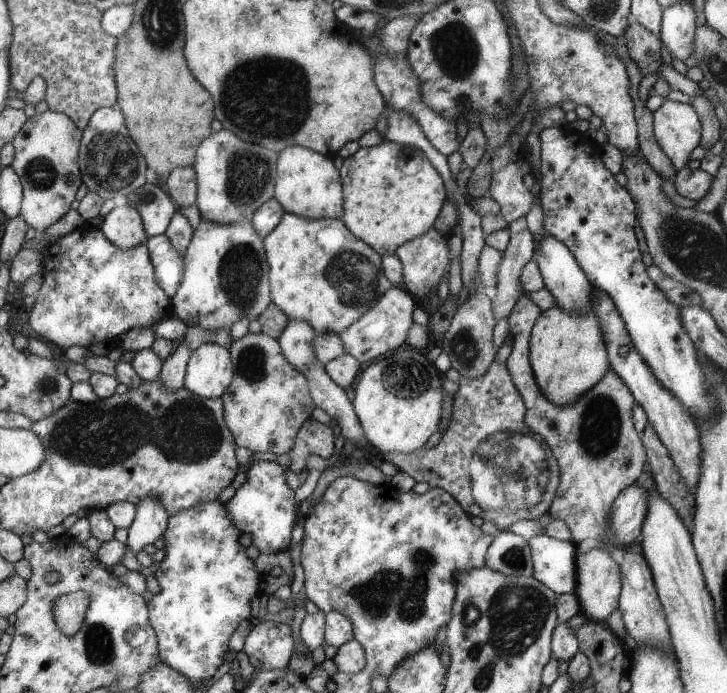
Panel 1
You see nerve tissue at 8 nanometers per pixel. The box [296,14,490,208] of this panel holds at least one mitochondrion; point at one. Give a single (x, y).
(453, 49)

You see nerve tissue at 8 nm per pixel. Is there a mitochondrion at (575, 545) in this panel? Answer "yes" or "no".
no

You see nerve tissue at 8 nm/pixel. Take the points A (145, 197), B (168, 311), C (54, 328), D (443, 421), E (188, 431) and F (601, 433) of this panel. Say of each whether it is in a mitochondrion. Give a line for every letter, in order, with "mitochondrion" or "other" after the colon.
A: mitochondrion
B: other
C: other
D: other
E: mitochondrion
F: mitochondrion

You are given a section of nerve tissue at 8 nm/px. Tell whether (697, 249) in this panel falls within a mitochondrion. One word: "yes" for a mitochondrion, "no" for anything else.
yes

